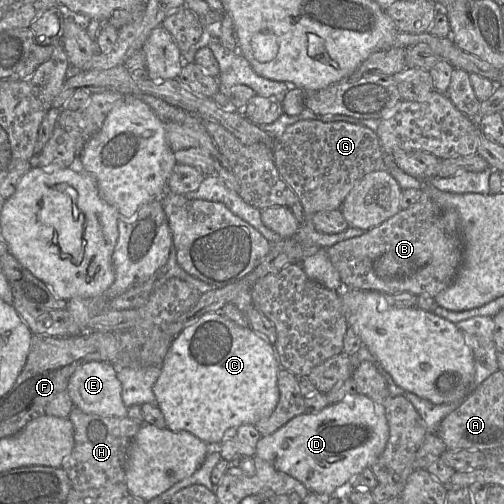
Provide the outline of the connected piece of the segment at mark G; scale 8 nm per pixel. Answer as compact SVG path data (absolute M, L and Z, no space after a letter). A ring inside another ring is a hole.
M301 120L288 126L281 136L275 137L274 161L281 178L298 196L305 214L302 228L308 228L315 213L339 209L364 175L384 169L384 151L377 133L365 126L343 121Z

